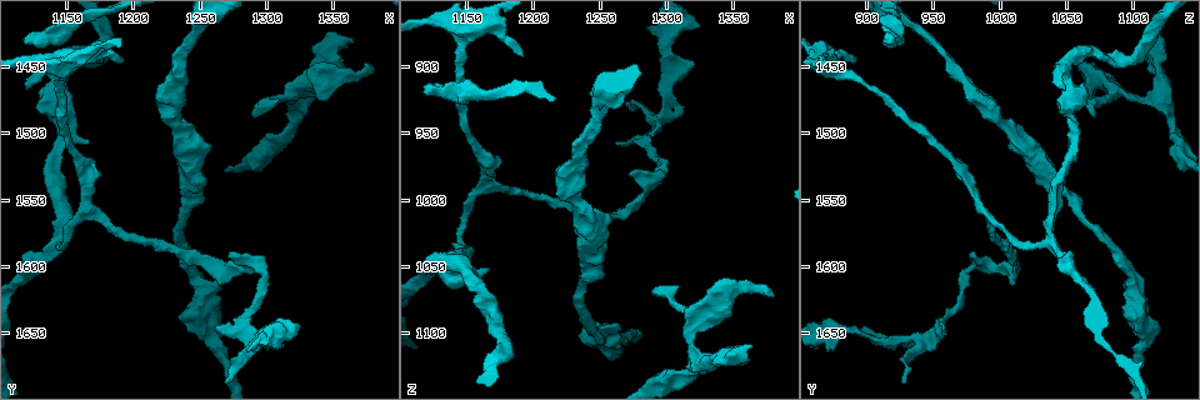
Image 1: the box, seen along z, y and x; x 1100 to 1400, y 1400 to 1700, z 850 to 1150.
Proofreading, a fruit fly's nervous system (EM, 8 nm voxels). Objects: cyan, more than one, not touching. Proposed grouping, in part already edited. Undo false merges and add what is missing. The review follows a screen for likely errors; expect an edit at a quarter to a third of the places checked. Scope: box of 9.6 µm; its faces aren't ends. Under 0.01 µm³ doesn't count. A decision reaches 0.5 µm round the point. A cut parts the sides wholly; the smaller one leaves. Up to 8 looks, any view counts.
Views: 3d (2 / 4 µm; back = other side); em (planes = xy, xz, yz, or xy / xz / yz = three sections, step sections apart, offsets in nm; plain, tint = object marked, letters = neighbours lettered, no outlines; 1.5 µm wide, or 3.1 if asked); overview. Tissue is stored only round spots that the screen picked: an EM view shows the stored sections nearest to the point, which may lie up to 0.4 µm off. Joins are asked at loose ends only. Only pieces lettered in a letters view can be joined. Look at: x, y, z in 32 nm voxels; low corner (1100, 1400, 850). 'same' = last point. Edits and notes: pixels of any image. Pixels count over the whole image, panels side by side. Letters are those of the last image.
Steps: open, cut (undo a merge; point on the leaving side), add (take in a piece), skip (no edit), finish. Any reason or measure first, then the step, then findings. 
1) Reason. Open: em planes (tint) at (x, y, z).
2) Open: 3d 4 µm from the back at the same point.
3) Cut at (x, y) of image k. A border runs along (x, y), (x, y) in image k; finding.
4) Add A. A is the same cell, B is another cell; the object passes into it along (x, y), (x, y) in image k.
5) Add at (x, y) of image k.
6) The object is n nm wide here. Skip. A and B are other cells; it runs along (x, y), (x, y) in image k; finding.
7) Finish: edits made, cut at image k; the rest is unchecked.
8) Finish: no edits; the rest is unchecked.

Thick end. Open: 3d 2 µm at (1332, 1474, 1096).

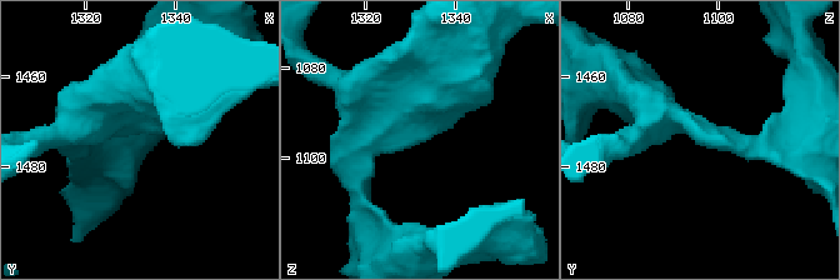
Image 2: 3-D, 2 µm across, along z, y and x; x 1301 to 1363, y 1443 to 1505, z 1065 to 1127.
Now the EM. Open: em planes (plain) at (1333, 1472, 1095).

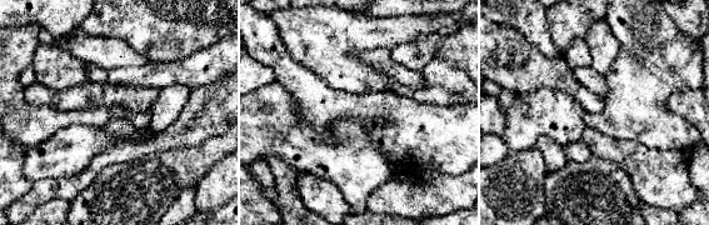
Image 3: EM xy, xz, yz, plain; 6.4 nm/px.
What lies round it. Open: em planes (letters) at the same point.

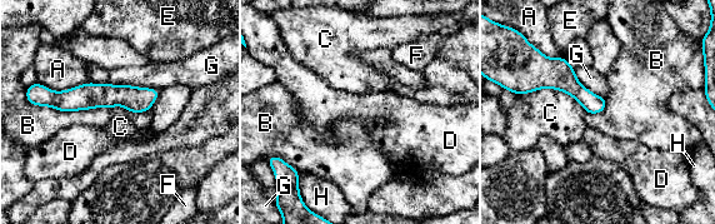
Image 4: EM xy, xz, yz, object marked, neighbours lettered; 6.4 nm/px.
The longest contact is with B, 480 nm. Skip. A, B, C, D, E, F, G and H are other cells; it runs along (155, 93), (89, 95), (48, 103) in image 4; none of them fits.

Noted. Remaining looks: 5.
Free end. Open: 3d 2 µm at (1364, 1428, 1108).

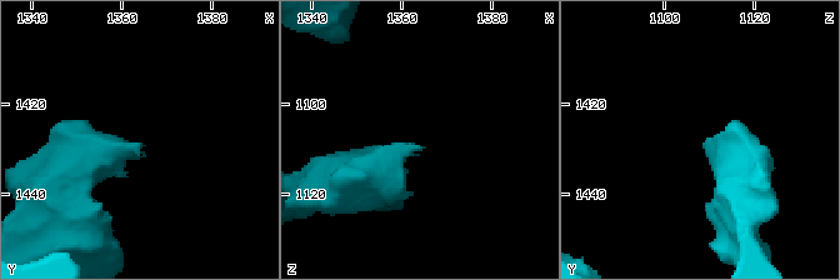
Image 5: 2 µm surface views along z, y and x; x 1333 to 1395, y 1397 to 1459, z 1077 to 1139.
Now the EM. Open: em planes (letters) at (1364, 1429, 1111).

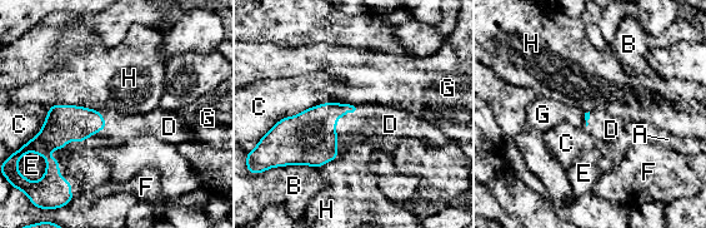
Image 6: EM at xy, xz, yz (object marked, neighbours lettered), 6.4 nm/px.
Add D. D is the same cell, A, B, C, E, F, G and H are other cells; the object passes into it along (309, 138), (338, 117), (351, 127) in image 6; it goes on there.

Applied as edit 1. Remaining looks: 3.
Open: overview.

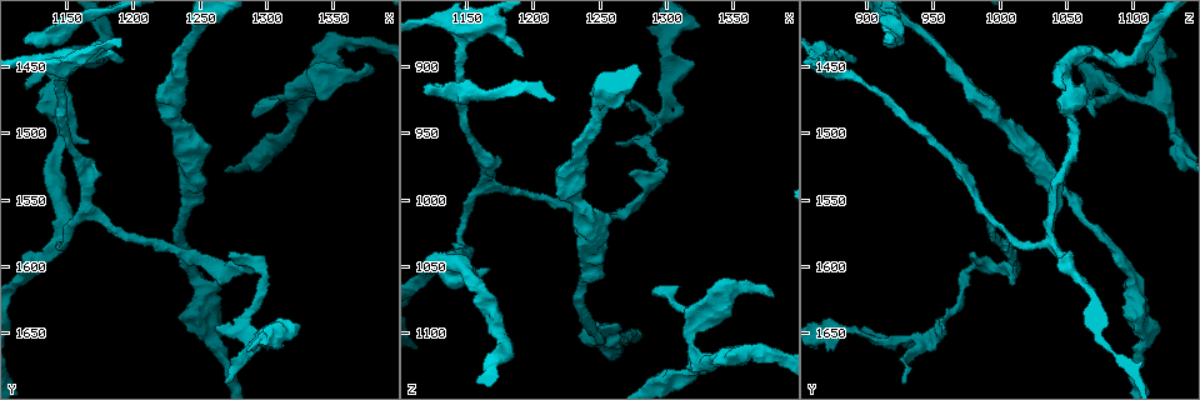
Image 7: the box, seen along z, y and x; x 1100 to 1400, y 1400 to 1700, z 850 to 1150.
An open end. Open: 3d 2 µm from the back at (1192, 1446, 892).

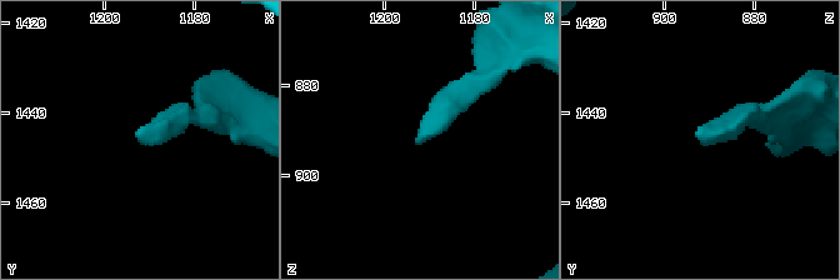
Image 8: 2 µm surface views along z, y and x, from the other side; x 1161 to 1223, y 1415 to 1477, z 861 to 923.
Open: em planes (letters) at (1193, 1445, 891).

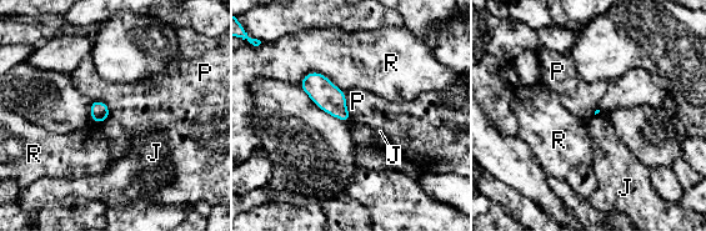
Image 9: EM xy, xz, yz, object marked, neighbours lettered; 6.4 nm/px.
The longest contact is with R, 300 nm. Skip. J, P and R are other cells; none of them fits.

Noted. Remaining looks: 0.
Finish: edits made, add at image 6; the rest is unchecked.

